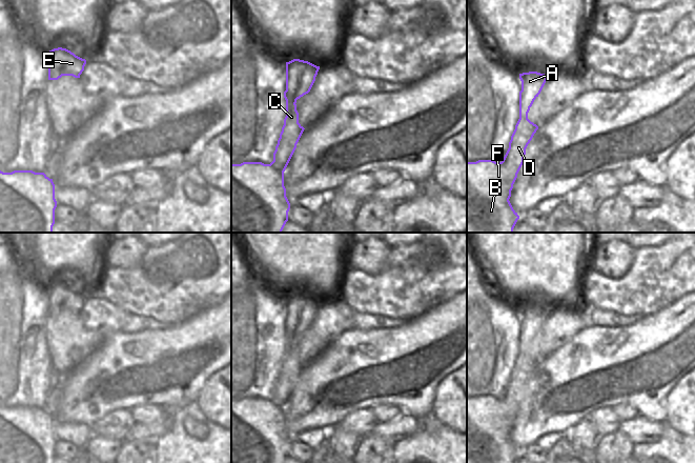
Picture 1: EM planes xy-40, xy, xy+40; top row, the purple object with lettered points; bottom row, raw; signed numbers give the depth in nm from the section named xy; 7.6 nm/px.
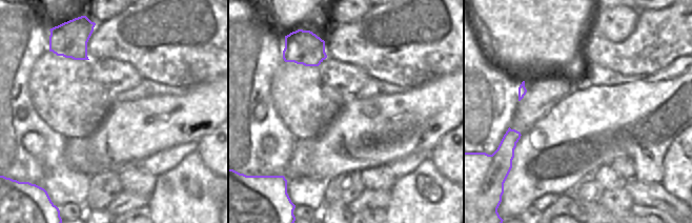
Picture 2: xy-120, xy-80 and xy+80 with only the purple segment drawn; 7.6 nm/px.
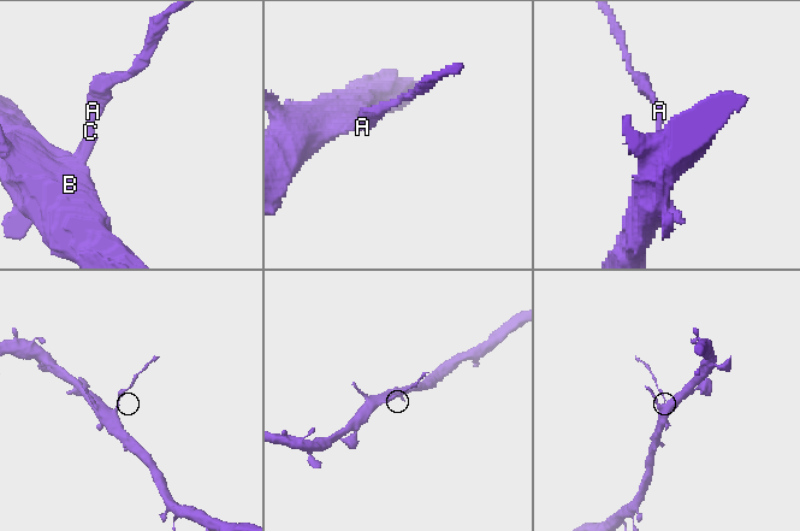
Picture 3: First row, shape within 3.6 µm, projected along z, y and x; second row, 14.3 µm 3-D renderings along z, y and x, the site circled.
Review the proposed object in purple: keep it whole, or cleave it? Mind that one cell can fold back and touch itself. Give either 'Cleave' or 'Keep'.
Cleave.

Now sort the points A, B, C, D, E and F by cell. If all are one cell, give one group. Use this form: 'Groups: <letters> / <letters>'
Groups: A E / B C D F.

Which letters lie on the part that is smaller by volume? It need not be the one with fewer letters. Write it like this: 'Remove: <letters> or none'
Remove: A, E

